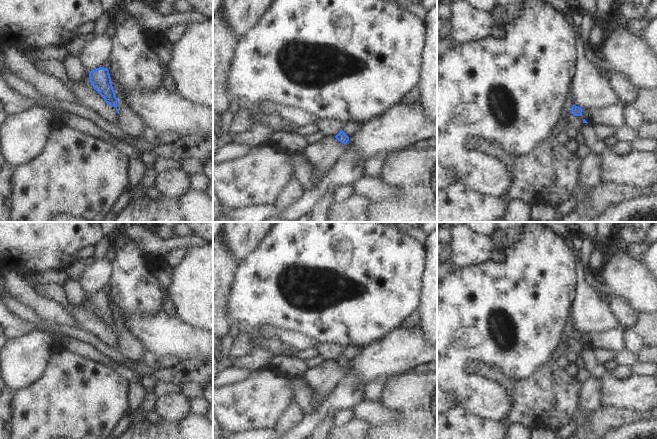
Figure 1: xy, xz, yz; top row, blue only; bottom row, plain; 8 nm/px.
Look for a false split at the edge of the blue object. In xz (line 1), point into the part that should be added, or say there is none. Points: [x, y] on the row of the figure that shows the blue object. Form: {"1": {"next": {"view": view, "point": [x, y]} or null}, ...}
{"1": {"next": null}}

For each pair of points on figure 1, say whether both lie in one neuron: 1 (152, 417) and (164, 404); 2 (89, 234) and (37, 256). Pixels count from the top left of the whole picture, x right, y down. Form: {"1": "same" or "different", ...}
{"1": "different", "2": "same"}

